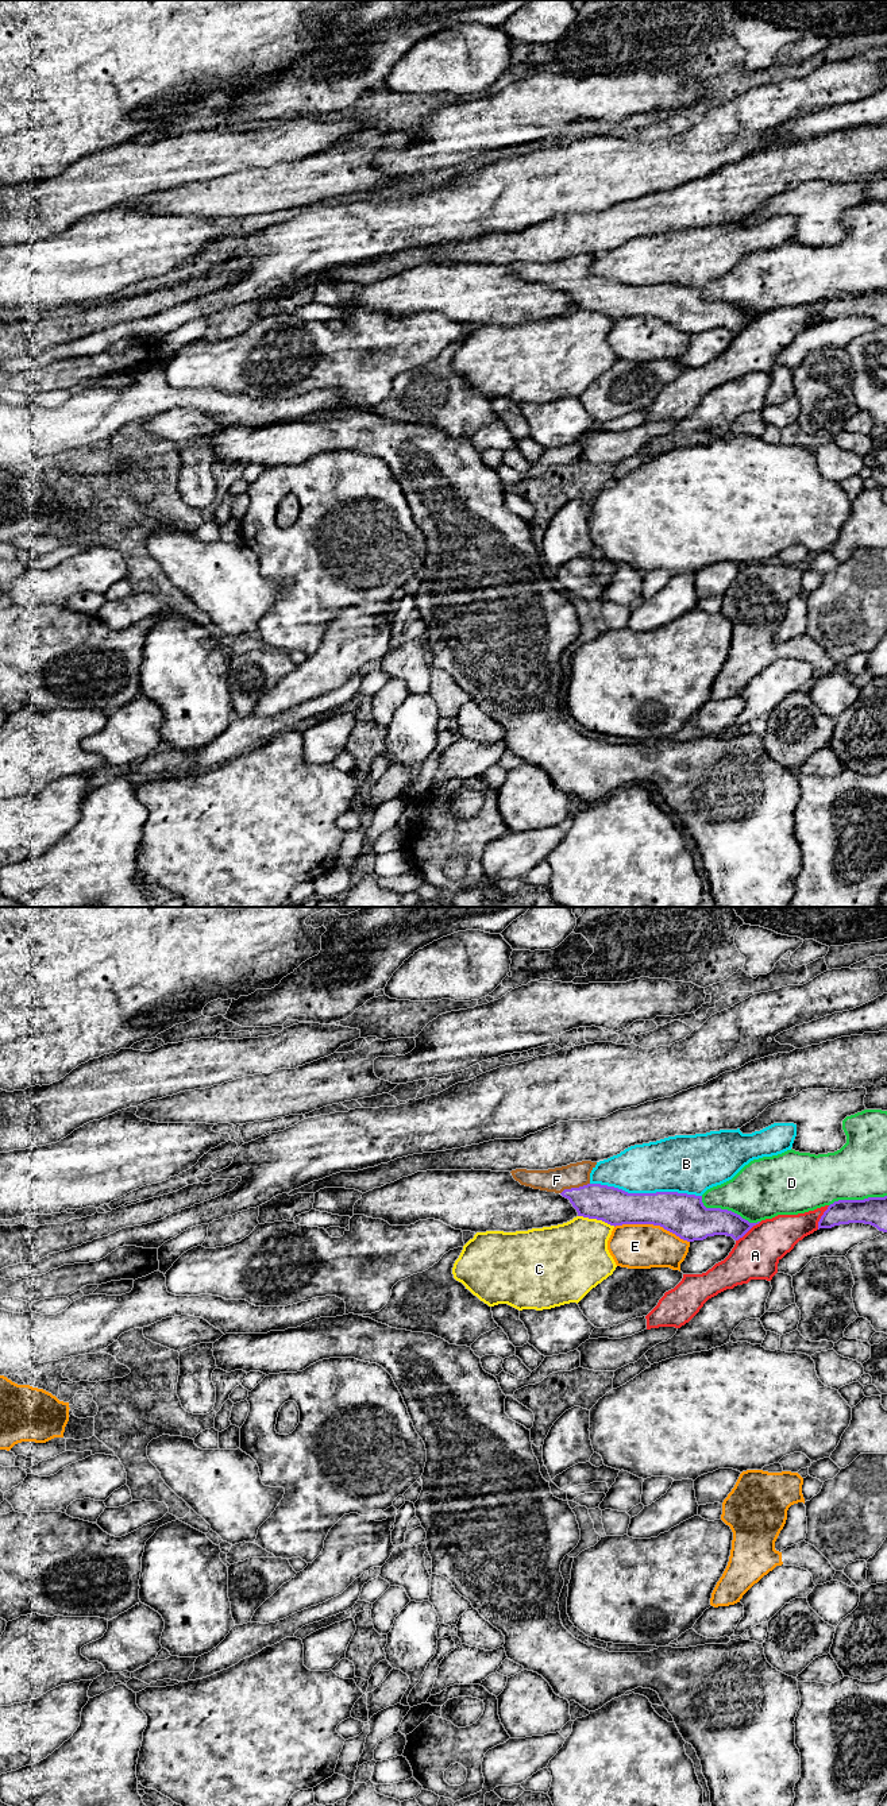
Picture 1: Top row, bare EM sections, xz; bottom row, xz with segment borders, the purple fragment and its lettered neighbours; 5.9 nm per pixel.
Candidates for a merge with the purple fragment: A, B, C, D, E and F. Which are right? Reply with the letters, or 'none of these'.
F

